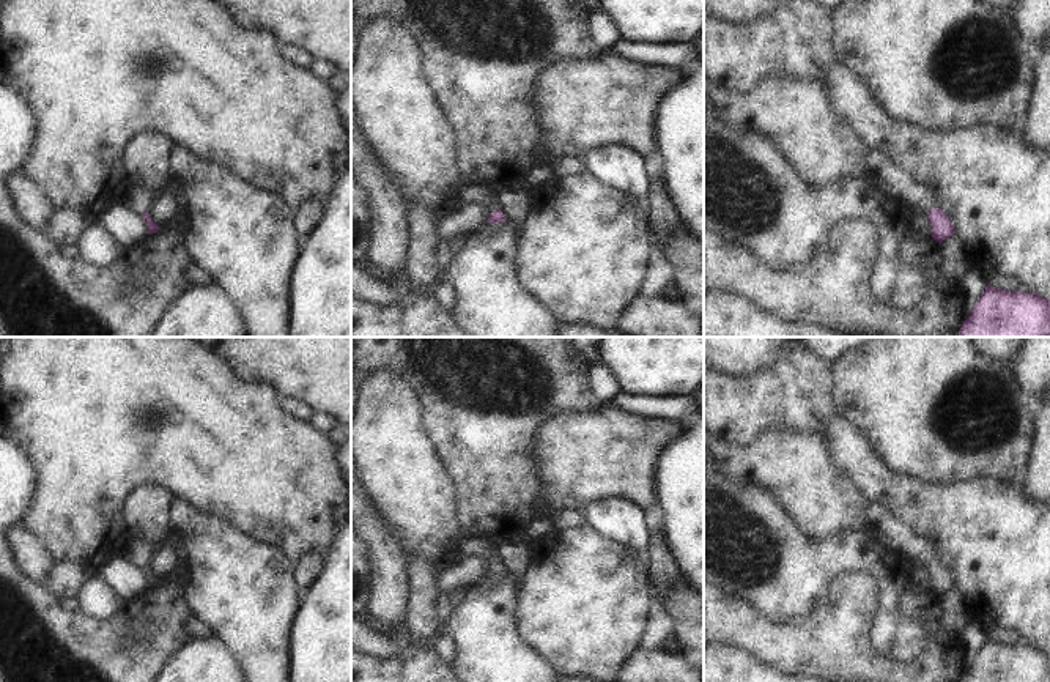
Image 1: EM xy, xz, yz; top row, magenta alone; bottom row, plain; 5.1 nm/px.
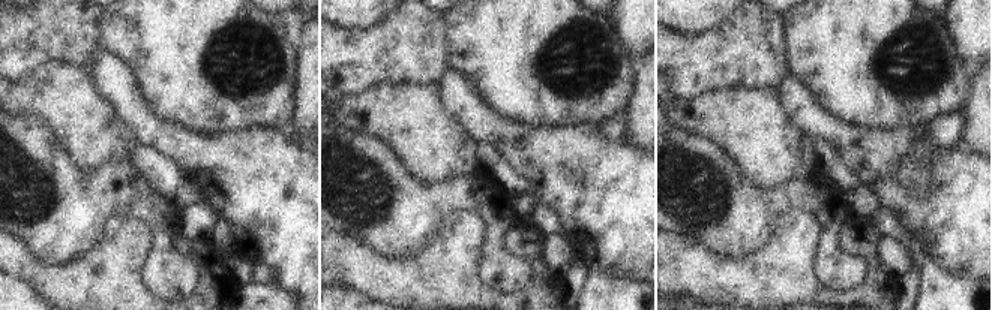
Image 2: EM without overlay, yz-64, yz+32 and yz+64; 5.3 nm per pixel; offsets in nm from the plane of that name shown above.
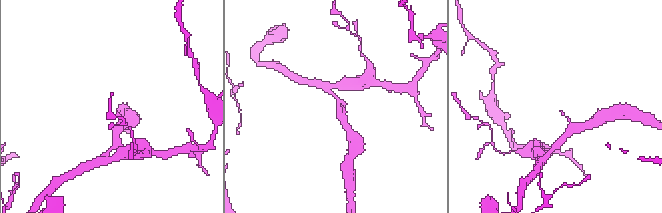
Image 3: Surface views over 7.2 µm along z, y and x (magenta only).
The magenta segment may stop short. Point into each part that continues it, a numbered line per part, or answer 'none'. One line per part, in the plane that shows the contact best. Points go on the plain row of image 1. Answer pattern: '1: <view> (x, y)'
1: yz (883, 525)

